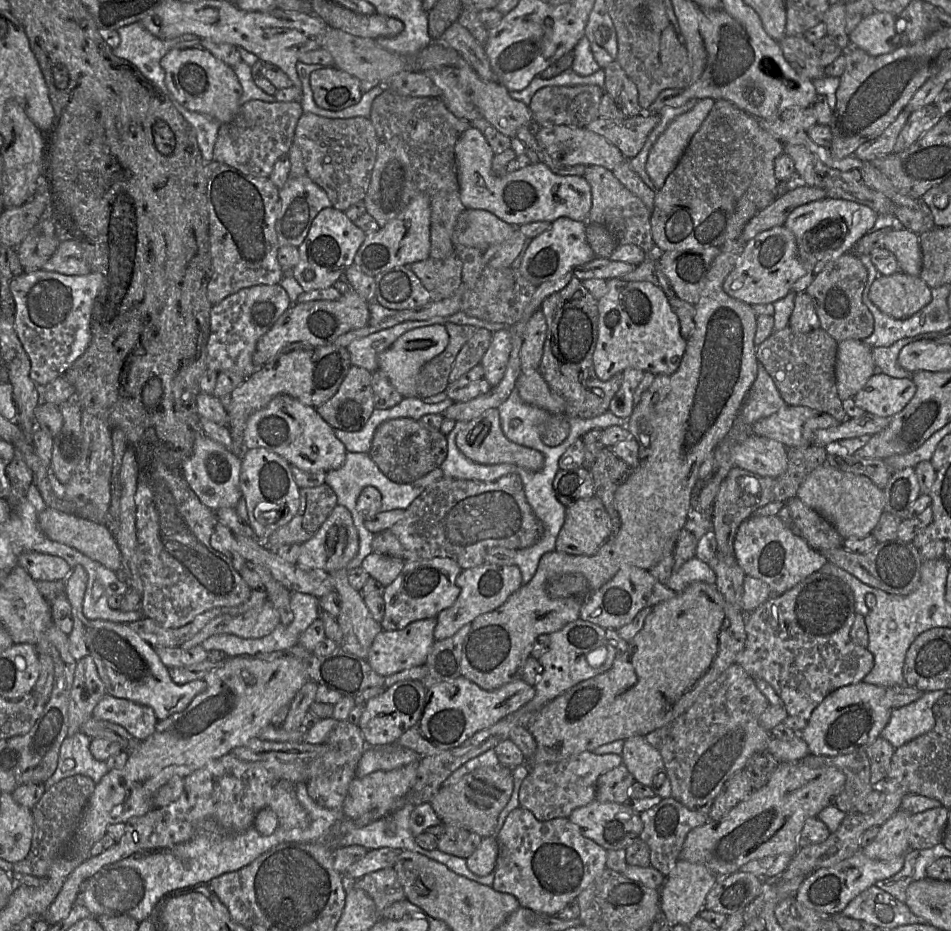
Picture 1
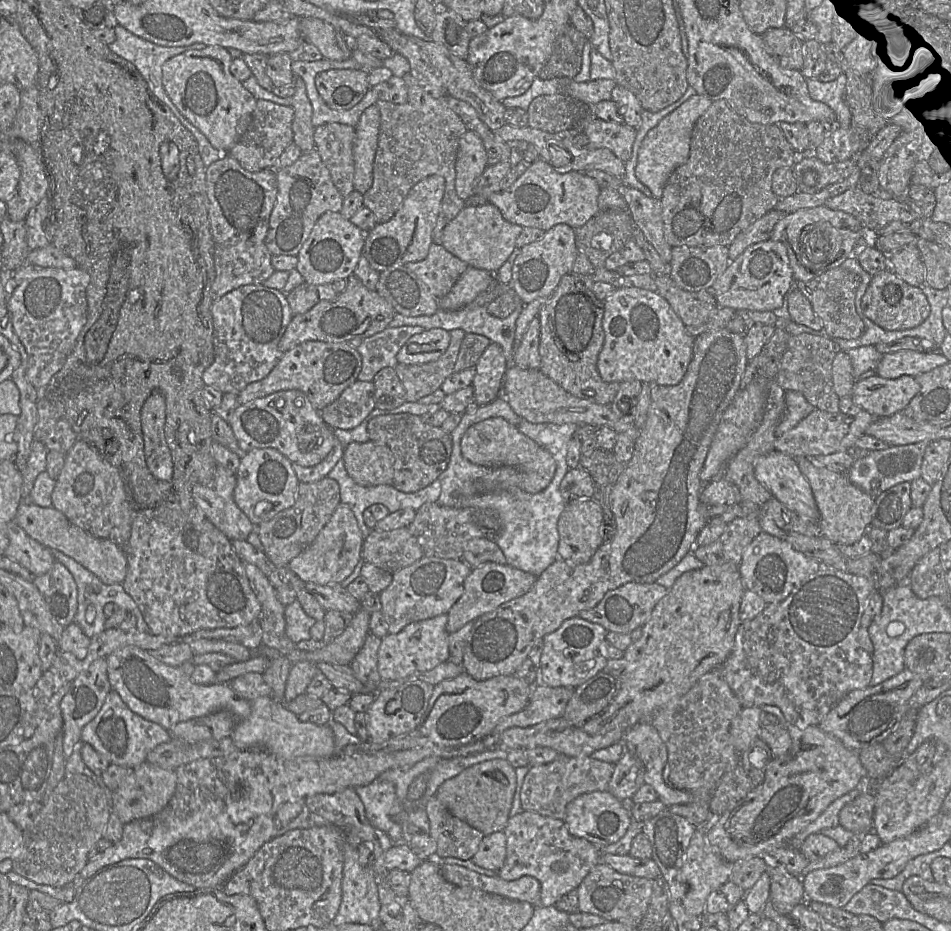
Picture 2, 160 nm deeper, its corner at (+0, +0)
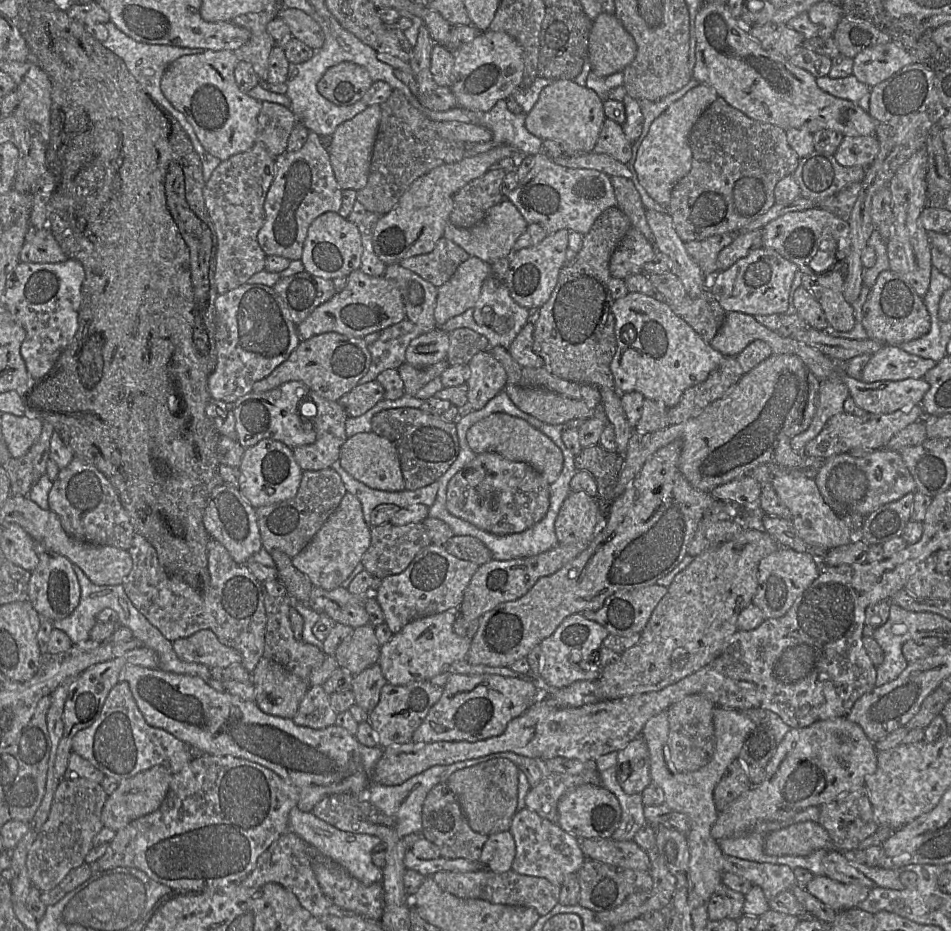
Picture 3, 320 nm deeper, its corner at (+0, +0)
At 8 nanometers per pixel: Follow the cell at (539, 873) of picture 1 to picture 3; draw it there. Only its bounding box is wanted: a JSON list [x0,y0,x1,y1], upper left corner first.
[509,808,586,886]

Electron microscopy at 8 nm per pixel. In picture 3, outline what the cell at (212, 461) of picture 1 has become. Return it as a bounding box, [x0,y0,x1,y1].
[203,483,262,564]

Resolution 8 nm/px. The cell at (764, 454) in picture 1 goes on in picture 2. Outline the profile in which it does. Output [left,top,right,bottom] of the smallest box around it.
[754,450,820,523]

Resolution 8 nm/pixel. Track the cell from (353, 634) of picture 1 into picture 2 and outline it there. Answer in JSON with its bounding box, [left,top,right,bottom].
[351,633,381,694]

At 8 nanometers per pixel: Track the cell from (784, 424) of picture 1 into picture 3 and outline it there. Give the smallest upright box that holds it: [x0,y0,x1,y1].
[803,405,925,459]

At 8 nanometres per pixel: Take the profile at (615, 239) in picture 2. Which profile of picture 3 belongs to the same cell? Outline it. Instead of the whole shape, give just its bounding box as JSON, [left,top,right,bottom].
[531,206,632,388]

